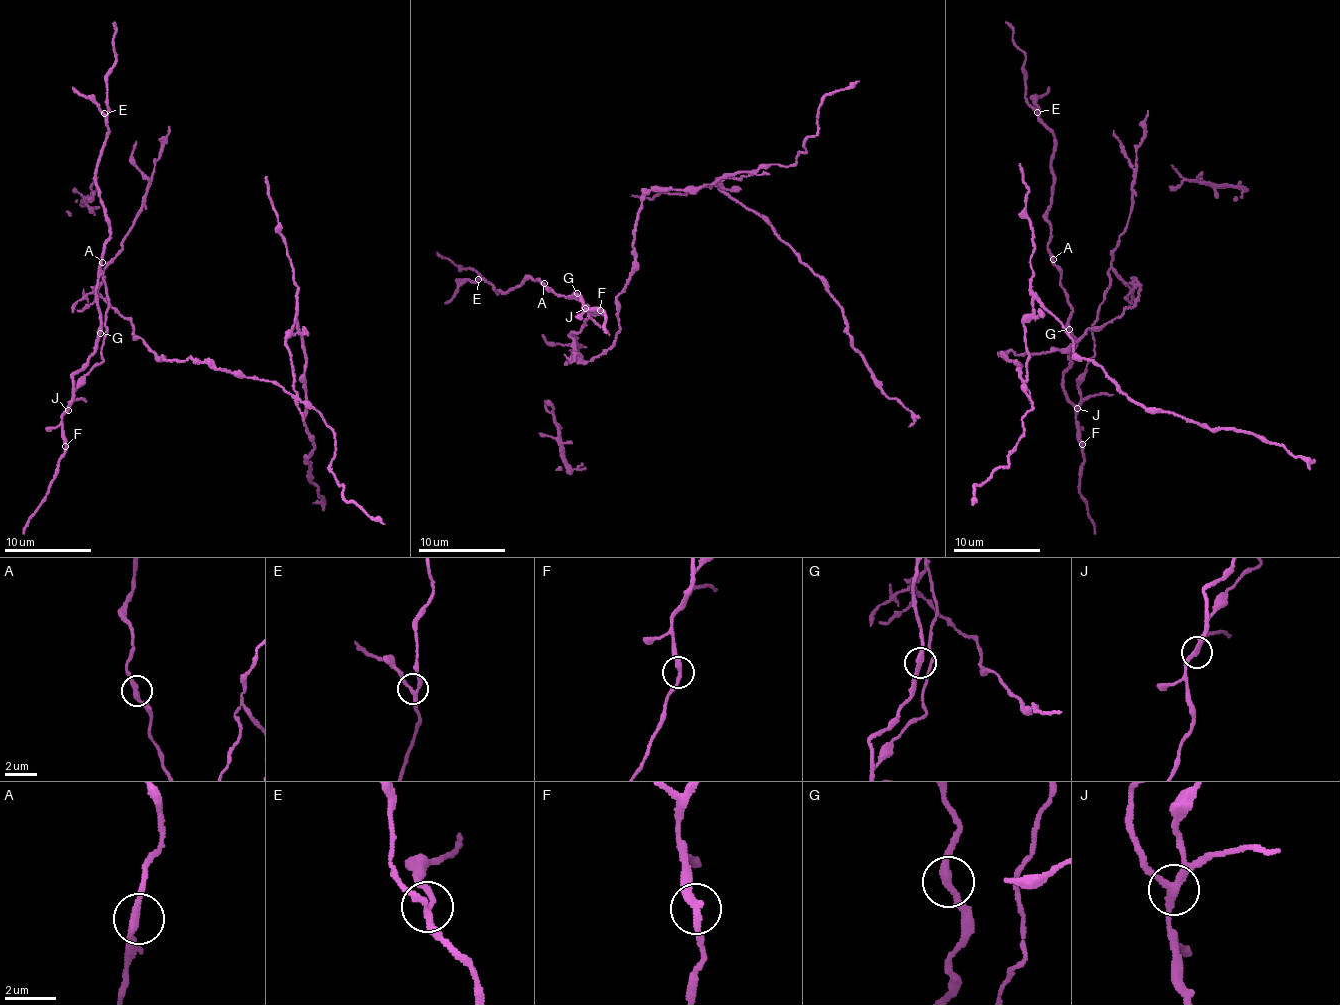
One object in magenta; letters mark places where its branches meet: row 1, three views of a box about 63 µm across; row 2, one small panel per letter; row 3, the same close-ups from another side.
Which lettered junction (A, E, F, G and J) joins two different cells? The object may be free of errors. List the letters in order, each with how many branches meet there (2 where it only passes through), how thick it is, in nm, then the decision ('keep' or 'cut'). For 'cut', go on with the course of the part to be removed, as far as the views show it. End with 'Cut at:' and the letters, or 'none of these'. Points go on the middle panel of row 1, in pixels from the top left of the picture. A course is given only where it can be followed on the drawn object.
A: 2 | 280 nm | keep
E: 3 | 200 nm | keep
F: 2 | 300 nm | keep
G: 2 | 280 nm | keep
J: 3 | 240 nm | cut | (585, 309), (570, 337), (597, 358), (643, 198), (749, 173), (716, 181), (843, 311), (909, 427)
Cut at: J

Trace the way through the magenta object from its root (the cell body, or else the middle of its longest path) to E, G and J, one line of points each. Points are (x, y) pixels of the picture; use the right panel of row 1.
E: (1107, 322), (1138, 295), (1110, 270), (1077, 405), (1064, 389), (1071, 303), (1047, 246), (1054, 136), (1037, 112)
G: (1107, 322), (1133, 307), (1138, 295), (1138, 285), (1110, 270), (1077, 405), (1064, 389), (1074, 346), (1069, 329)
J: (1107, 322), (1133, 307), (1138, 295), (1138, 285), (1110, 270), (1078, 407)

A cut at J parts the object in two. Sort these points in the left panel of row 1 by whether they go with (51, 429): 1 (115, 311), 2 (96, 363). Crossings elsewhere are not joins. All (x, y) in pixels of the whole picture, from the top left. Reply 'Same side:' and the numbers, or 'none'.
Same side: none

